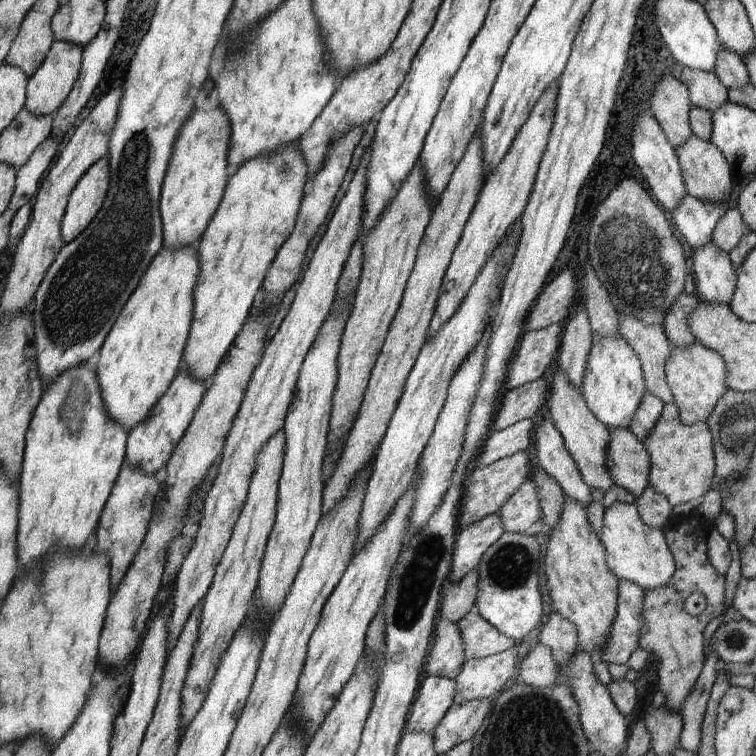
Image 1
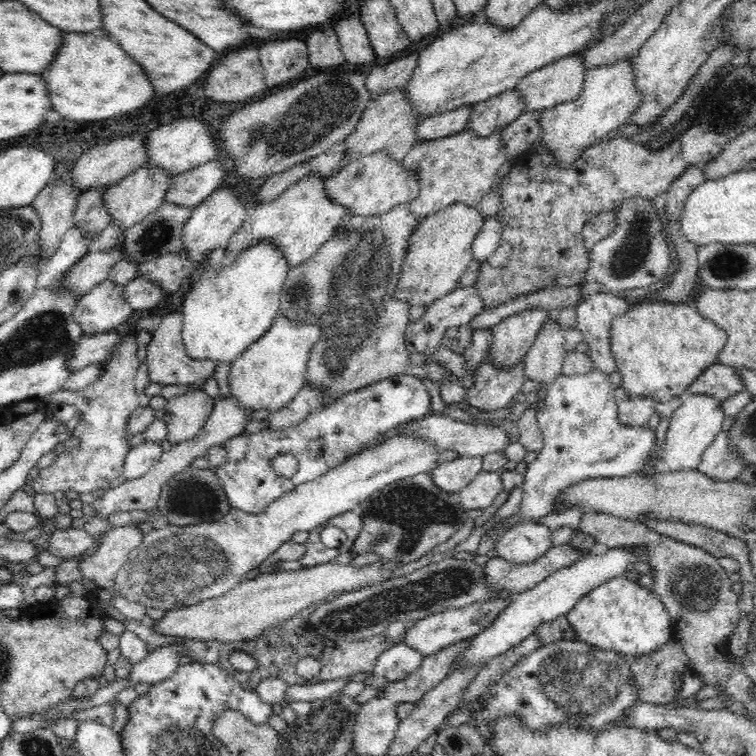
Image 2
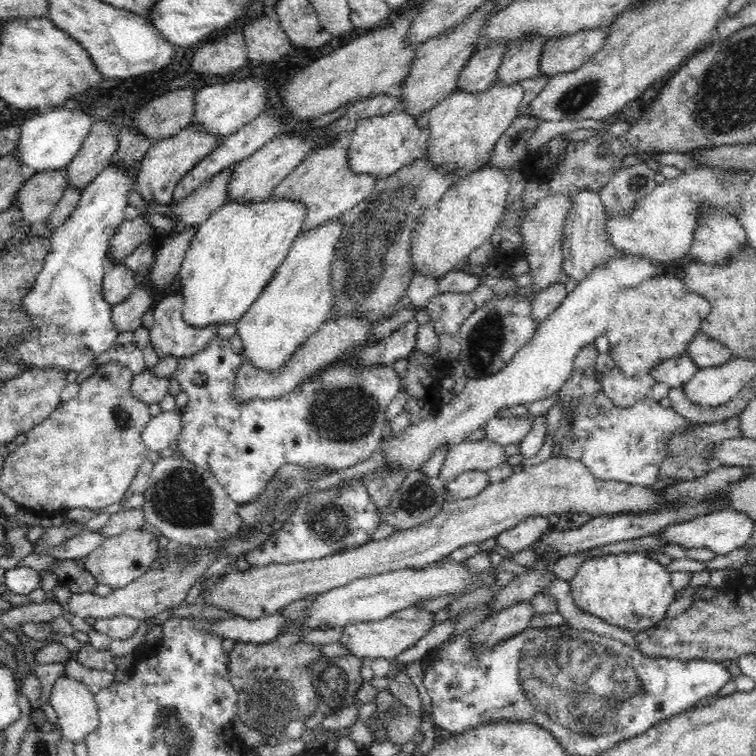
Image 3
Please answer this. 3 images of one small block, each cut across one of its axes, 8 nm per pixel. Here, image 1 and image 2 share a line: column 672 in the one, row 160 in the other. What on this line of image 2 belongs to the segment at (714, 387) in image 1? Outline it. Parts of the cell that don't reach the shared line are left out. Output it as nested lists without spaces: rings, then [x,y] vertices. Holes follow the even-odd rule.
[[[384,149],[372,155],[350,159],[336,176],[325,179],[324,187],[326,195],[334,203],[346,207],[348,215],[367,217],[387,213],[400,203],[410,204],[418,196],[420,183],[414,171],[409,171],[403,163],[392,159]]]

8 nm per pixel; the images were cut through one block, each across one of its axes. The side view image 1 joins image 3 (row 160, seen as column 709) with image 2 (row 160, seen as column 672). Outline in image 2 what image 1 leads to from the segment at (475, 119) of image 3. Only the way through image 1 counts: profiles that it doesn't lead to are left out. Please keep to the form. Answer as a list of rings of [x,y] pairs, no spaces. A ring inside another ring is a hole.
[[[467,126],[462,132],[450,136],[416,142],[402,162],[404,167],[418,175],[420,183],[418,196],[409,204],[410,211],[425,218],[444,210],[449,204],[478,206],[481,198],[492,189],[492,184],[498,181],[498,168],[506,162],[502,134],[501,130],[494,130],[484,137]]]

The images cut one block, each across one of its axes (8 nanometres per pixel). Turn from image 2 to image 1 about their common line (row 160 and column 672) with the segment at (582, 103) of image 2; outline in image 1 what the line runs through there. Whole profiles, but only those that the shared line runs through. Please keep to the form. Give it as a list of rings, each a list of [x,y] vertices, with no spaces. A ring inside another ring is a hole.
[[[614,501],[603,511],[603,525],[599,539],[604,545],[605,561],[617,579],[629,580],[643,590],[667,585],[676,570],[675,560],[666,544],[662,530],[648,526],[635,504]]]

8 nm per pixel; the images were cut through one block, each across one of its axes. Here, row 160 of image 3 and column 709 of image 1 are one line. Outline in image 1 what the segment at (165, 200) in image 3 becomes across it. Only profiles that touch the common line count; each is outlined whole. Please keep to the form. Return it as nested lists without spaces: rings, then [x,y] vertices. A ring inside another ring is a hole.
[[[692,133],[681,145],[675,148],[682,180],[688,195],[705,201],[725,201],[731,191],[733,174],[724,154],[718,150],[710,141],[702,140]]]

